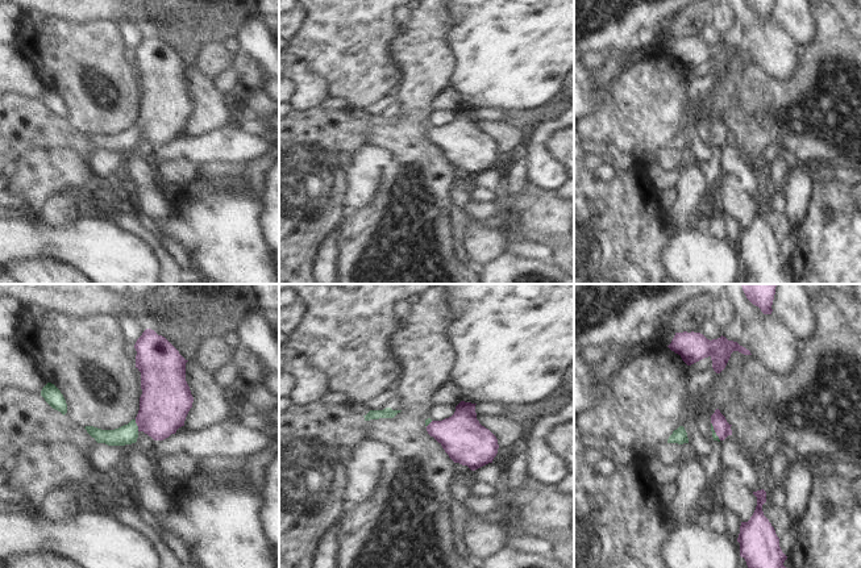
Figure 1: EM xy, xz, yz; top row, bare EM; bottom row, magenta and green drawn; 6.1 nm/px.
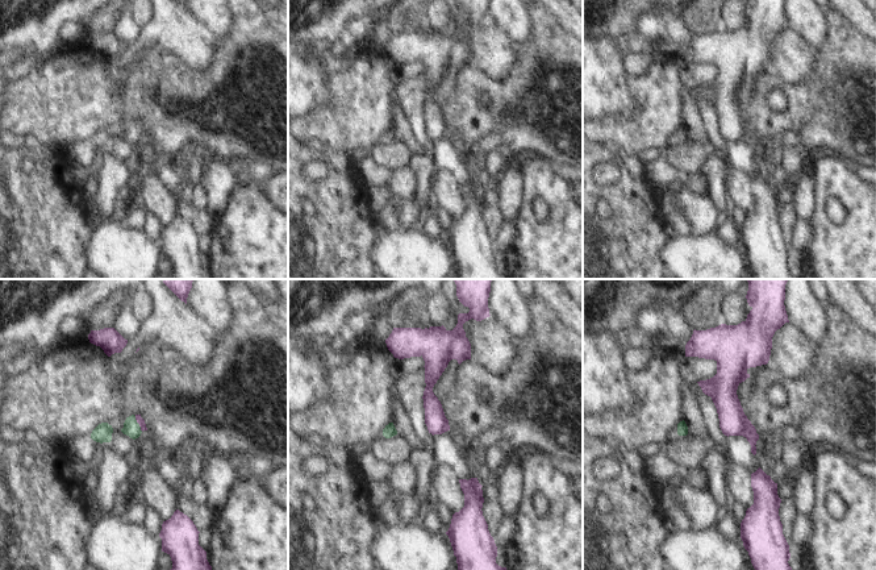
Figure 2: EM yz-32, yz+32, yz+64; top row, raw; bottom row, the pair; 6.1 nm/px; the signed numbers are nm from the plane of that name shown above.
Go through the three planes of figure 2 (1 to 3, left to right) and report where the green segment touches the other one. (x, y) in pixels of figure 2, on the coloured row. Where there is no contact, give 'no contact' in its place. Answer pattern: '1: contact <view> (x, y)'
1: contact yz-32 (138, 423)
2: no contact
3: no contact

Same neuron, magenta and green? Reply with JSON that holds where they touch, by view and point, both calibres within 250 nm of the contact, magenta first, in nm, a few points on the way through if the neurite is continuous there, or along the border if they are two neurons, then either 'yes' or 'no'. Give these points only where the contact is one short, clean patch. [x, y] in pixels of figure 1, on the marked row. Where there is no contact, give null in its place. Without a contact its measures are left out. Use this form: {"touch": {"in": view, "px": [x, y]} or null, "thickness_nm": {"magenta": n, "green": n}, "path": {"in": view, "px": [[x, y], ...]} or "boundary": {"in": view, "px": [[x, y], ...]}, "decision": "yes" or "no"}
{"touch": {"in": "xy", "px": [137, 425]}, "thickness_nm": {"magenta": 300, "green": 120}, "path": {"in": "xy", "px": [[166, 399], [137, 425], [127, 434]]}, "decision": "yes"}

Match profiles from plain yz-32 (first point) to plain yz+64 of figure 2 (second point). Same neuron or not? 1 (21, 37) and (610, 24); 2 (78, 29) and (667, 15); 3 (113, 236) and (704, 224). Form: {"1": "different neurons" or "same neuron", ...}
{"1": "same neuron", "2": "different neurons", "3": "different neurons"}

